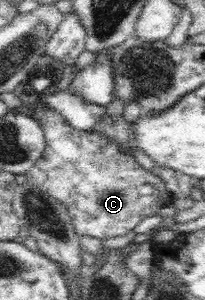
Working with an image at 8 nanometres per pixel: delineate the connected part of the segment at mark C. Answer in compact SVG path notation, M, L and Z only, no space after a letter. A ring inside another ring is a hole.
M38 105L34 110L33 118L43 129L46 147L40 160L25 173L28 185L38 187L48 195L54 196L54 199L67 207L78 235L97 237L102 240L126 235L144 218L152 217L152 214L156 214L160 207L172 199L171 193L166 189L165 181L156 173L146 171L135 157L131 157L126 152L120 152L120 146L114 140L108 140L106 136L96 131L74 129L63 115L49 105Z

